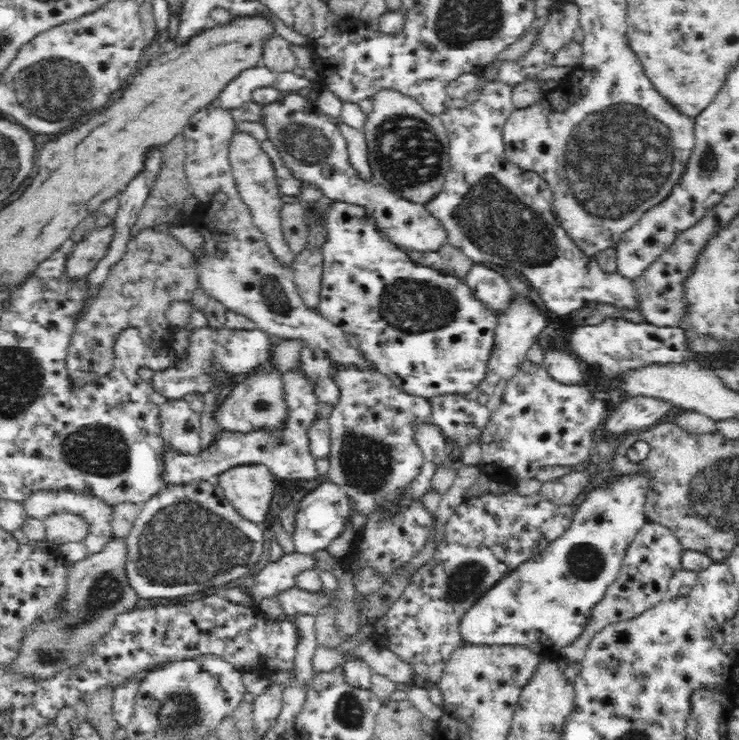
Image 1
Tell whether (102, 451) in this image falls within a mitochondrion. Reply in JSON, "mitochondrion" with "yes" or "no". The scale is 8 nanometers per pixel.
{"mitochondrion":"yes"}

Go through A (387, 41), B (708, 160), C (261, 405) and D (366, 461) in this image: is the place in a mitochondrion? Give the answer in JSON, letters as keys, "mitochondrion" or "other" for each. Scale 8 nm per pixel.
{"A":"other","B":"mitochondrion","C":"mitochondrion","D":"mitochondrion"}

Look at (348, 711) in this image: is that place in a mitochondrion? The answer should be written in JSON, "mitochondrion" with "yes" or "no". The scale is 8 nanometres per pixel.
{"mitochondrion":"yes"}

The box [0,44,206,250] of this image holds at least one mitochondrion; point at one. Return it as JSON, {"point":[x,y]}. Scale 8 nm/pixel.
{"point":[53,89]}

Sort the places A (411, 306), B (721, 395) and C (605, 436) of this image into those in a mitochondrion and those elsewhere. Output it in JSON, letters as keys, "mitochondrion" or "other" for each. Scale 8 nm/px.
{"A":"mitochondrion","B":"other","C":"other"}

